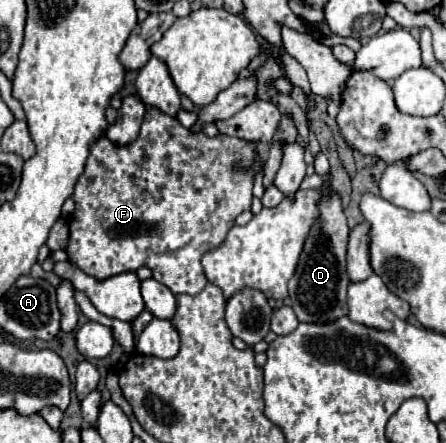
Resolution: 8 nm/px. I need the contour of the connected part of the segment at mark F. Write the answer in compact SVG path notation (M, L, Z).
M147 108L141 132L131 144L119 146L101 136L89 146L85 172L73 192L75 210L69 216L69 244L65 250L71 262L97 280L147 266L153 278L173 294L201 292L207 284L201 258L205 252L219 248L235 218L251 208L255 158L257 144L253 142L223 134L209 138L203 132L191 132L159 108Z

